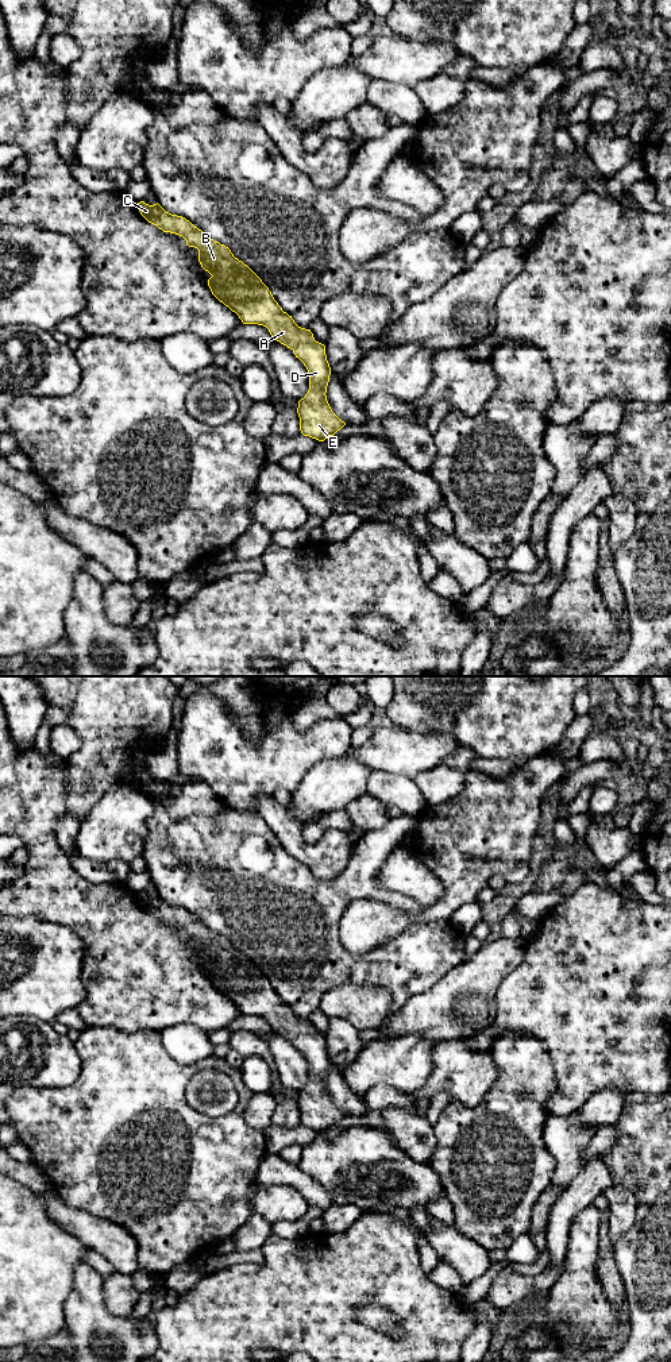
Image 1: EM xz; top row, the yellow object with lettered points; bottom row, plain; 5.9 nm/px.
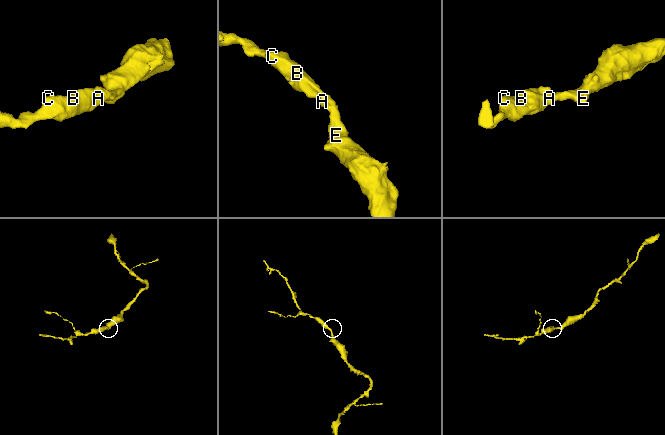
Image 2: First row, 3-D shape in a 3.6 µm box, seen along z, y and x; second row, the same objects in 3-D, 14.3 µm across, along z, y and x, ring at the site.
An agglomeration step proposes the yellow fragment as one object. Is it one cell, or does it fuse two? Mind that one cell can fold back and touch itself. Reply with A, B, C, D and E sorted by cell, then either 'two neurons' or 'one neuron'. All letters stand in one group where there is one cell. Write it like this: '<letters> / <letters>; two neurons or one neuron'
A B C D E; one neuron

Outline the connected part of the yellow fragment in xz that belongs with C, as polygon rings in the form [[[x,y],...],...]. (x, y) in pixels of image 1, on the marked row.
[[[138,202],[140,215],[163,232],[182,236],[189,247],[198,250],[201,267],[212,277],[208,286],[212,294],[235,312],[243,324],[258,324],[269,329],[271,337],[293,351],[308,370],[309,390],[298,401],[300,431],[319,441],[333,436],[346,423],[331,409],[327,386],[331,367],[325,346],[316,342],[311,329],[298,327],[282,310],[269,288],[231,250],[211,239],[182,216],[166,212],[158,202]]]

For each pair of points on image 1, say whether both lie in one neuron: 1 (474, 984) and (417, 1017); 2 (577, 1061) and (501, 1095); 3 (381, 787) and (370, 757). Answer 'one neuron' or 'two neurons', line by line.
1: one neuron
2: two neurons
3: two neurons

